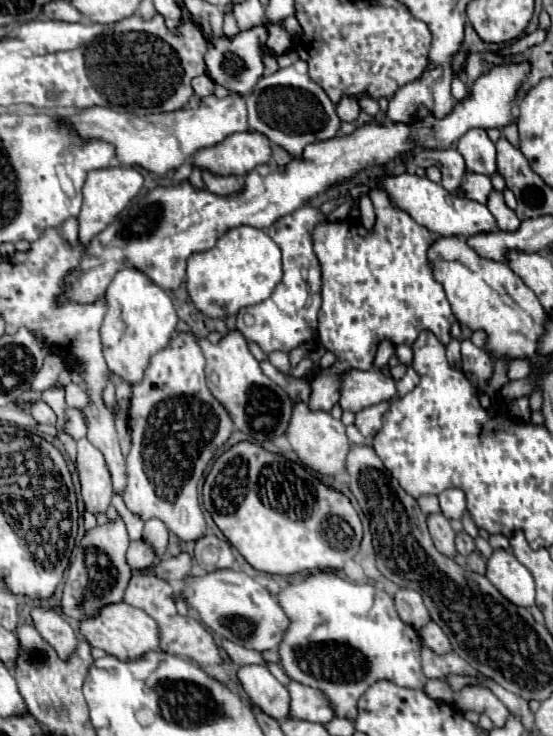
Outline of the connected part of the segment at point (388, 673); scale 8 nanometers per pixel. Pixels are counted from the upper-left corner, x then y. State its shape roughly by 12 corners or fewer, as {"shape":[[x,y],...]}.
{"shape":[[333,572],[277,594],[285,674],[339,718],[377,680],[423,688],[393,596]]}

